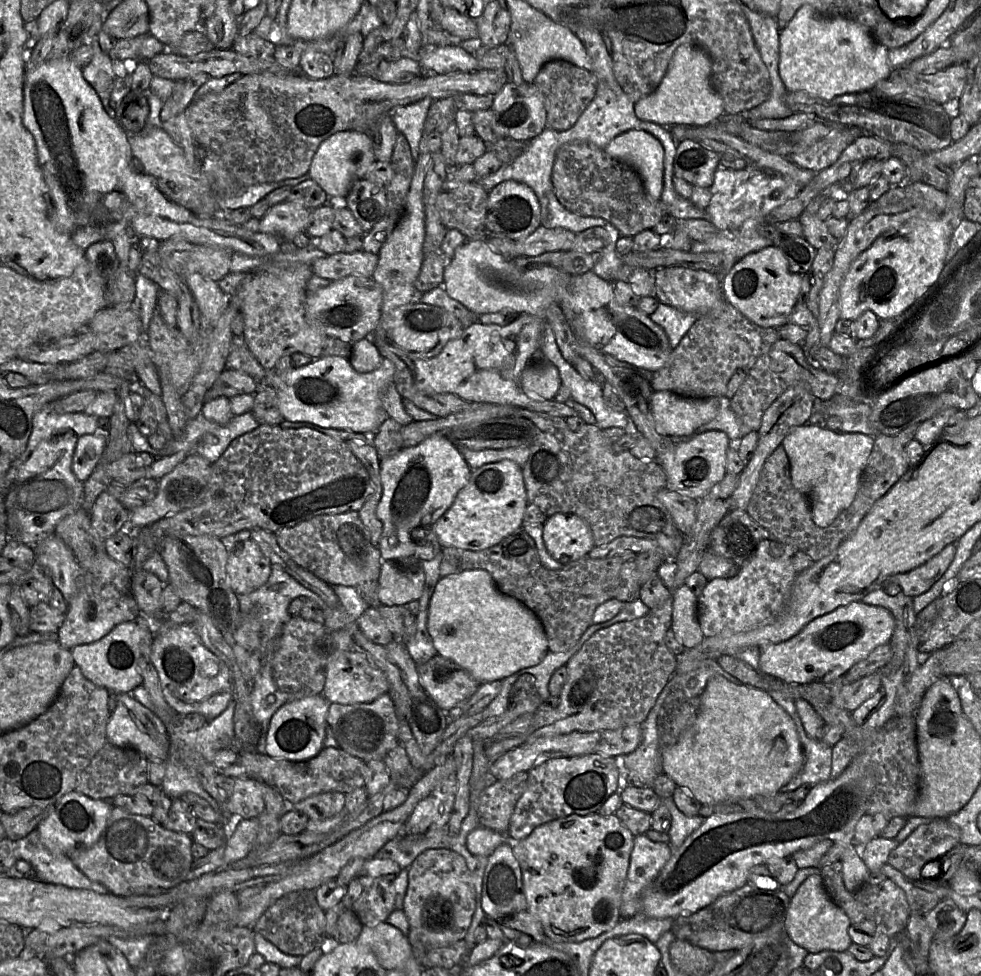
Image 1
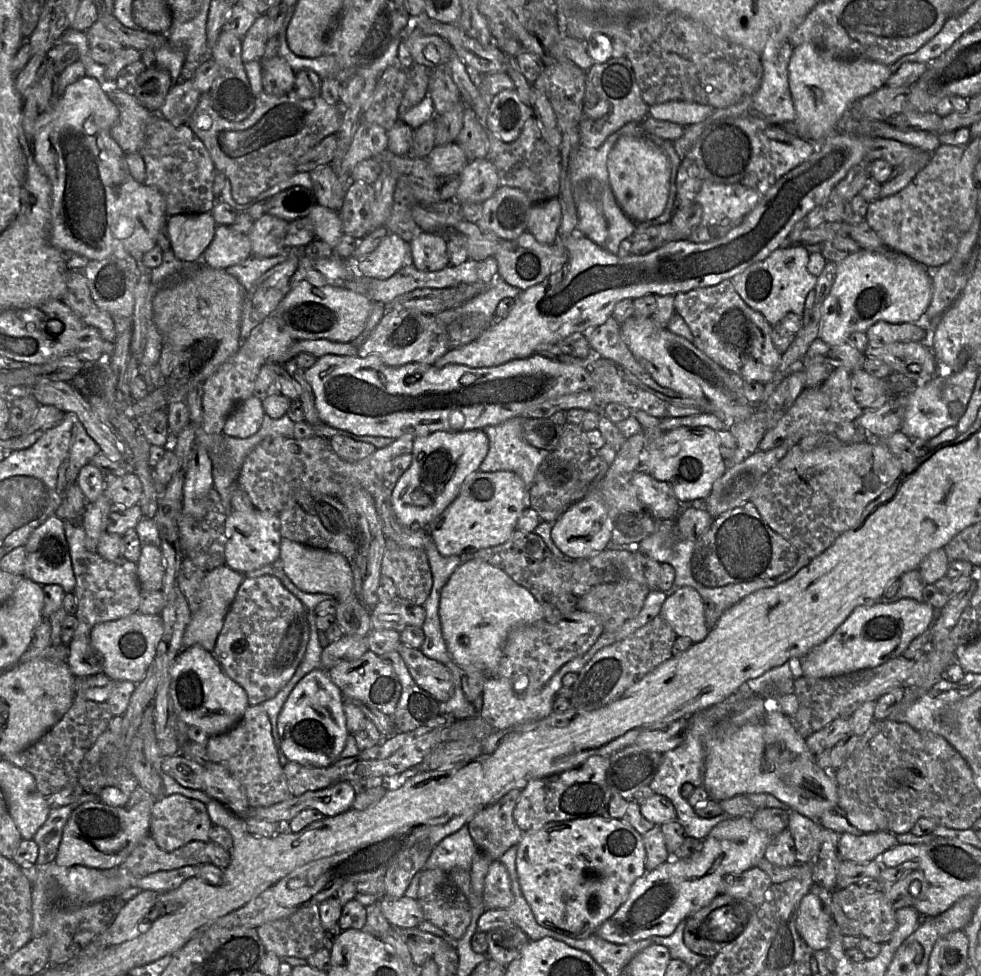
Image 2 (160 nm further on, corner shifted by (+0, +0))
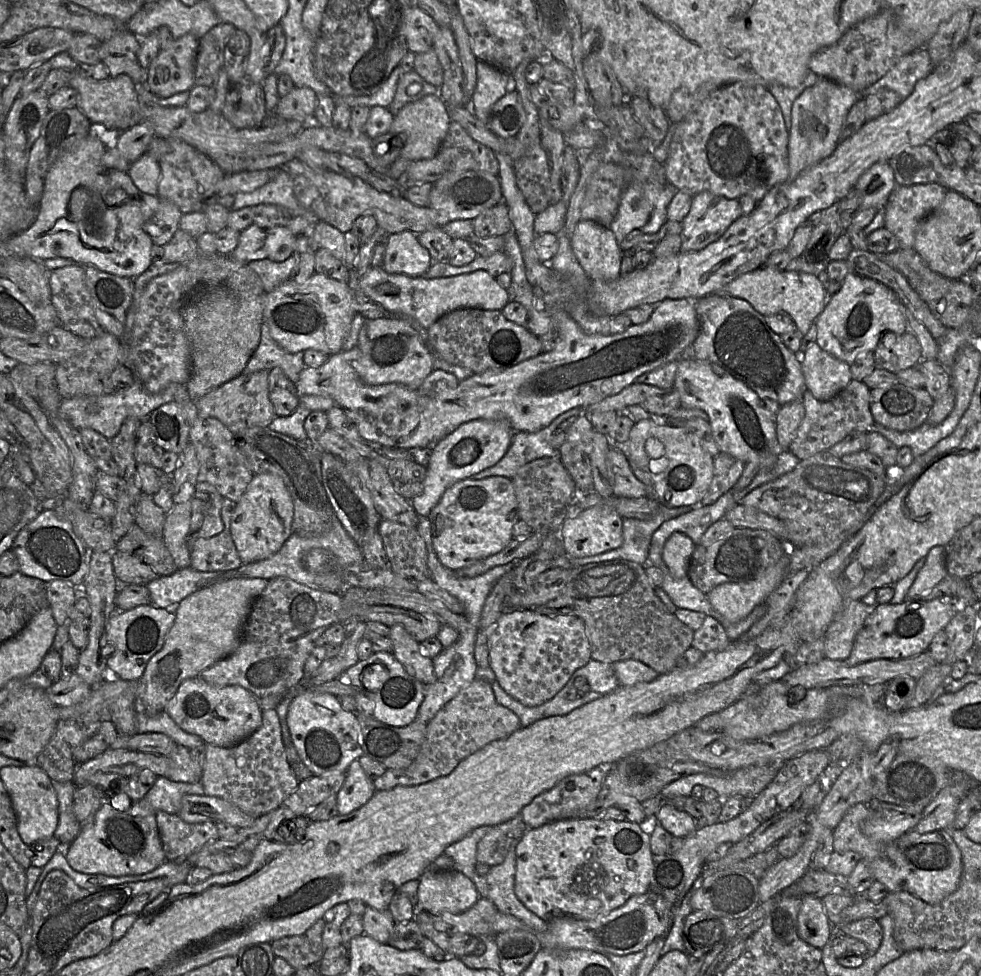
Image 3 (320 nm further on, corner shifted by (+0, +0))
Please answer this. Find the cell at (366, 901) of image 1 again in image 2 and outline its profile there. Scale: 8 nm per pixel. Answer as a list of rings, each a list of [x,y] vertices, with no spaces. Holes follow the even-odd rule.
[[[405,895],[399,898],[383,896],[378,902],[382,914],[393,927],[417,927],[420,922],[425,920],[416,899],[408,898]]]

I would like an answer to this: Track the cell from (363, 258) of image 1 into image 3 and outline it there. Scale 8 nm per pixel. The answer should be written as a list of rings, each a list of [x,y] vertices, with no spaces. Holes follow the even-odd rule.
[[[405,230],[388,235],[381,268],[391,274],[421,277],[433,261],[429,251],[420,245],[417,235]]]

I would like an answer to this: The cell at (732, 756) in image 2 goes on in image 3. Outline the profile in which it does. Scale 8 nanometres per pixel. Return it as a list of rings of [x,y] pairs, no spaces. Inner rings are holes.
[[[864,803],[851,807],[833,829],[834,850],[858,853],[869,864],[874,880],[883,883],[889,892],[909,892],[926,903],[938,904],[958,888],[963,873],[962,853],[947,830],[908,831],[892,841],[877,841],[861,830],[861,824],[874,814]]]

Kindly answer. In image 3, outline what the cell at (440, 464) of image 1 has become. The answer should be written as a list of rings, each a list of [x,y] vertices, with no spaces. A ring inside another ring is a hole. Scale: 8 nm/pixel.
[[[471,420],[436,442],[430,448],[422,491],[410,500],[418,516],[428,517],[446,489],[457,481],[495,465],[507,452],[514,431],[504,420]]]

